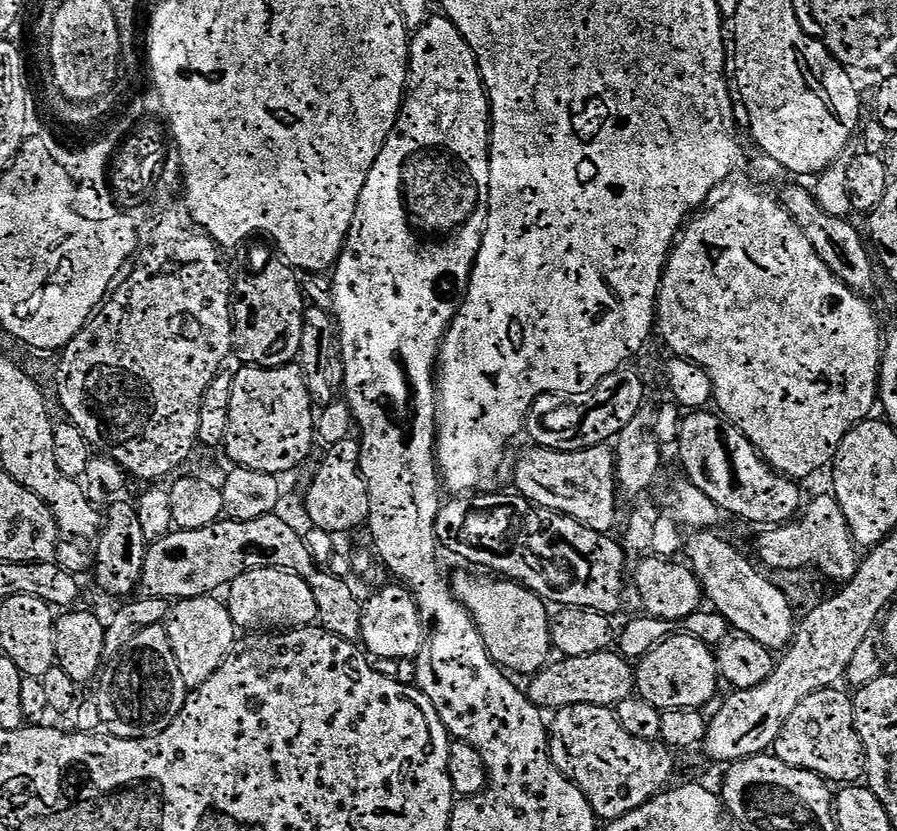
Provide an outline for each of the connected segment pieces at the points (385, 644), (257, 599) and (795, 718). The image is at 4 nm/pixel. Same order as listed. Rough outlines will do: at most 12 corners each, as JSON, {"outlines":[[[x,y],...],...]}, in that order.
{"outlines":[[[399,583],[363,601],[360,640],[373,657],[411,661],[426,622]],[[283,568],[233,580],[226,603],[251,634],[317,623],[312,587]],[[853,697],[798,702],[774,754],[852,786],[866,772]]]}

